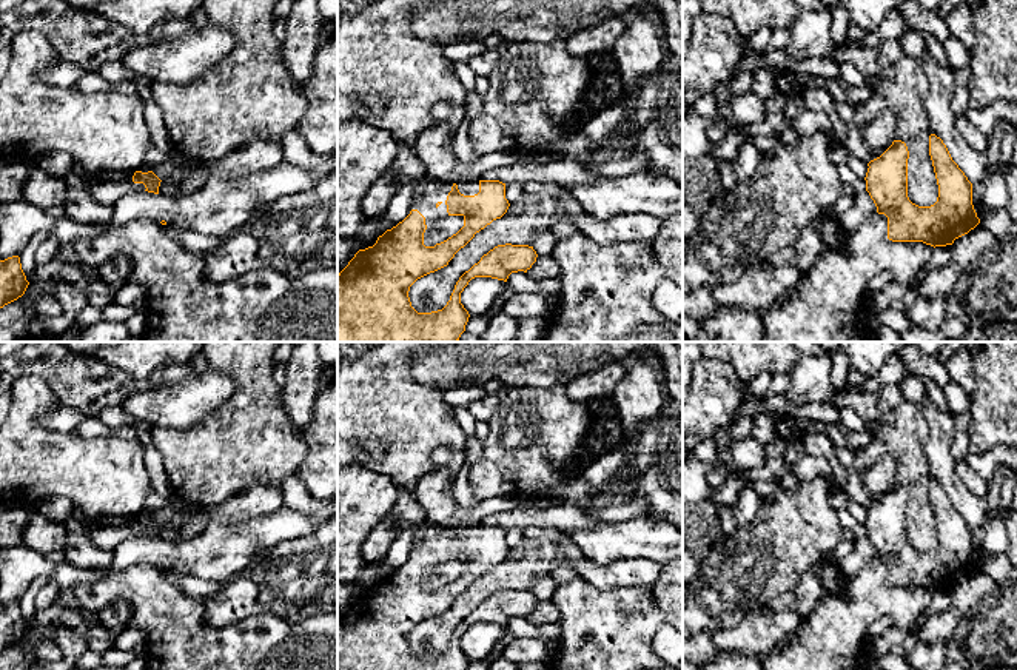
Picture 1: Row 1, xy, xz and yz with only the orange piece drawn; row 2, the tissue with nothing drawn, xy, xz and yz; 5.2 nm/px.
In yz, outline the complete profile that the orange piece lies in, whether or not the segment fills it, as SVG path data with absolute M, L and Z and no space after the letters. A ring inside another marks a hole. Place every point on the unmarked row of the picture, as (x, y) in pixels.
M935 479L929 481L929 501L938 530L937 547L931 551L918 551L908 542L909 496L905 487L894 485L880 502L868 508L866 536L874 545L877 558L888 562L888 584L892 587L923 587L934 593L946 591L980 568L972 550L972 528L952 505L943 485Z

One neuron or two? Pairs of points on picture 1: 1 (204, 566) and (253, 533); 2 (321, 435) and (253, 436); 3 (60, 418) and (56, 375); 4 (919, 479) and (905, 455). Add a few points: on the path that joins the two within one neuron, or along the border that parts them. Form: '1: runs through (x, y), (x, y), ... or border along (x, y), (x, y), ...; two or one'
1: runs through (216, 559), (225, 550), (241, 542); one
2: border along (304, 433), (305, 456), (296, 470); two
3: border along (59, 405), (76, 408), (85, 418); two
4: runs through (912, 473), (911, 461); one

